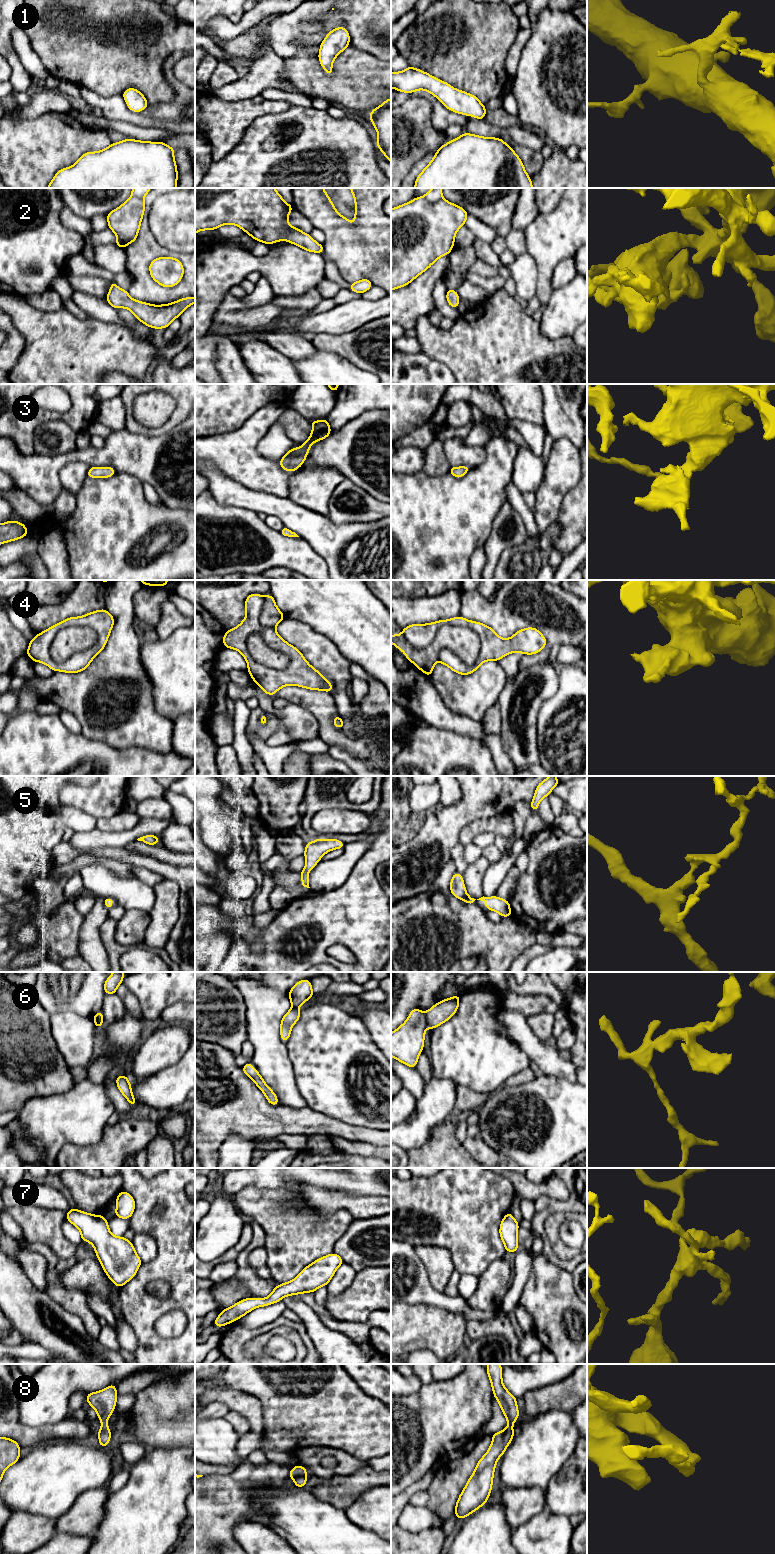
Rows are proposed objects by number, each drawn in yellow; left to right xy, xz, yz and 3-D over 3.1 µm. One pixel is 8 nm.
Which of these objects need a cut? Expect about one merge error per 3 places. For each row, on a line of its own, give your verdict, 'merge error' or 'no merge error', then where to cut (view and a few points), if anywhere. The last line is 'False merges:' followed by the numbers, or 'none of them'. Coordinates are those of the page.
1: no merge error; no cut
2: no merge error; no cut
3: no merge error; no cut
4: merge error; cut in yz along (401, 634), (424, 648), (442, 626), (468, 626), (481, 647)
5: no merge error; no cut
6: merge error; cut in yz along (425, 1013), (426, 1025)
7: no merge error; no cut
8: no merge error; no cut
False merges: 4, 6

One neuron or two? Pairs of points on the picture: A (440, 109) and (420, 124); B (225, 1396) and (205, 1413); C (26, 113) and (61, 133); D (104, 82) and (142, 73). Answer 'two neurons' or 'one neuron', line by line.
A: two neurons
B: two neurons
C: two neurons
D: one neuron

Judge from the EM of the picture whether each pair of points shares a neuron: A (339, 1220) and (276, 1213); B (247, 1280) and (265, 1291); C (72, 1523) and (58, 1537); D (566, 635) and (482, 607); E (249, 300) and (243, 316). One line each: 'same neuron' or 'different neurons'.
A: same neuron
B: same neuron
C: different neurons
D: same neuron
E: different neurons

